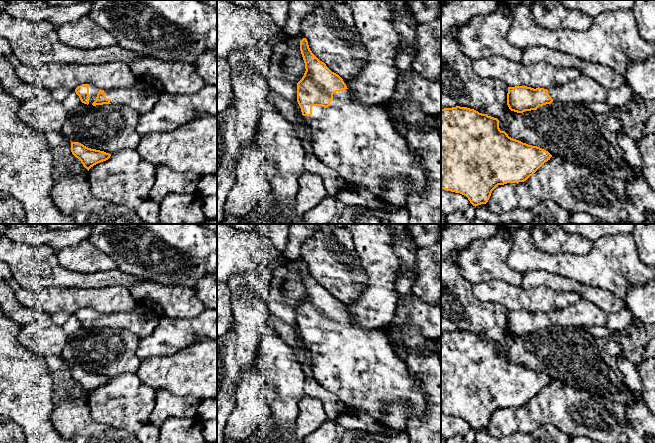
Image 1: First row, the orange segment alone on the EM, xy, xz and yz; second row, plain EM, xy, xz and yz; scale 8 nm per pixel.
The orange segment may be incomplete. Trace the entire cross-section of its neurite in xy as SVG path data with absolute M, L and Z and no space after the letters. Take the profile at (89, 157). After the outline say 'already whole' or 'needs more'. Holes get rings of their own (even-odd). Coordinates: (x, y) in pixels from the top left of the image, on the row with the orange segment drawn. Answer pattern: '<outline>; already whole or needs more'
M71 142L71 152L88 171L94 165L108 160L111 156L109 153L88 148L79 142Z; already whole

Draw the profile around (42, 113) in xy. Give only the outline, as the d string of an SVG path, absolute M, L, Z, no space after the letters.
M40 90L31 99L21 102L17 116L34 130L41 132L59 131L68 112L62 102L55 101L49 91Z

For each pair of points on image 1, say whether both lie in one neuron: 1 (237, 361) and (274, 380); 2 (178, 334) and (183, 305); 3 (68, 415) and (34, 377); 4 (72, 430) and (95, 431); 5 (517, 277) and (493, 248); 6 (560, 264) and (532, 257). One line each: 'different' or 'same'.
1: different
2: different
3: different
4: same
5: same
6: same

